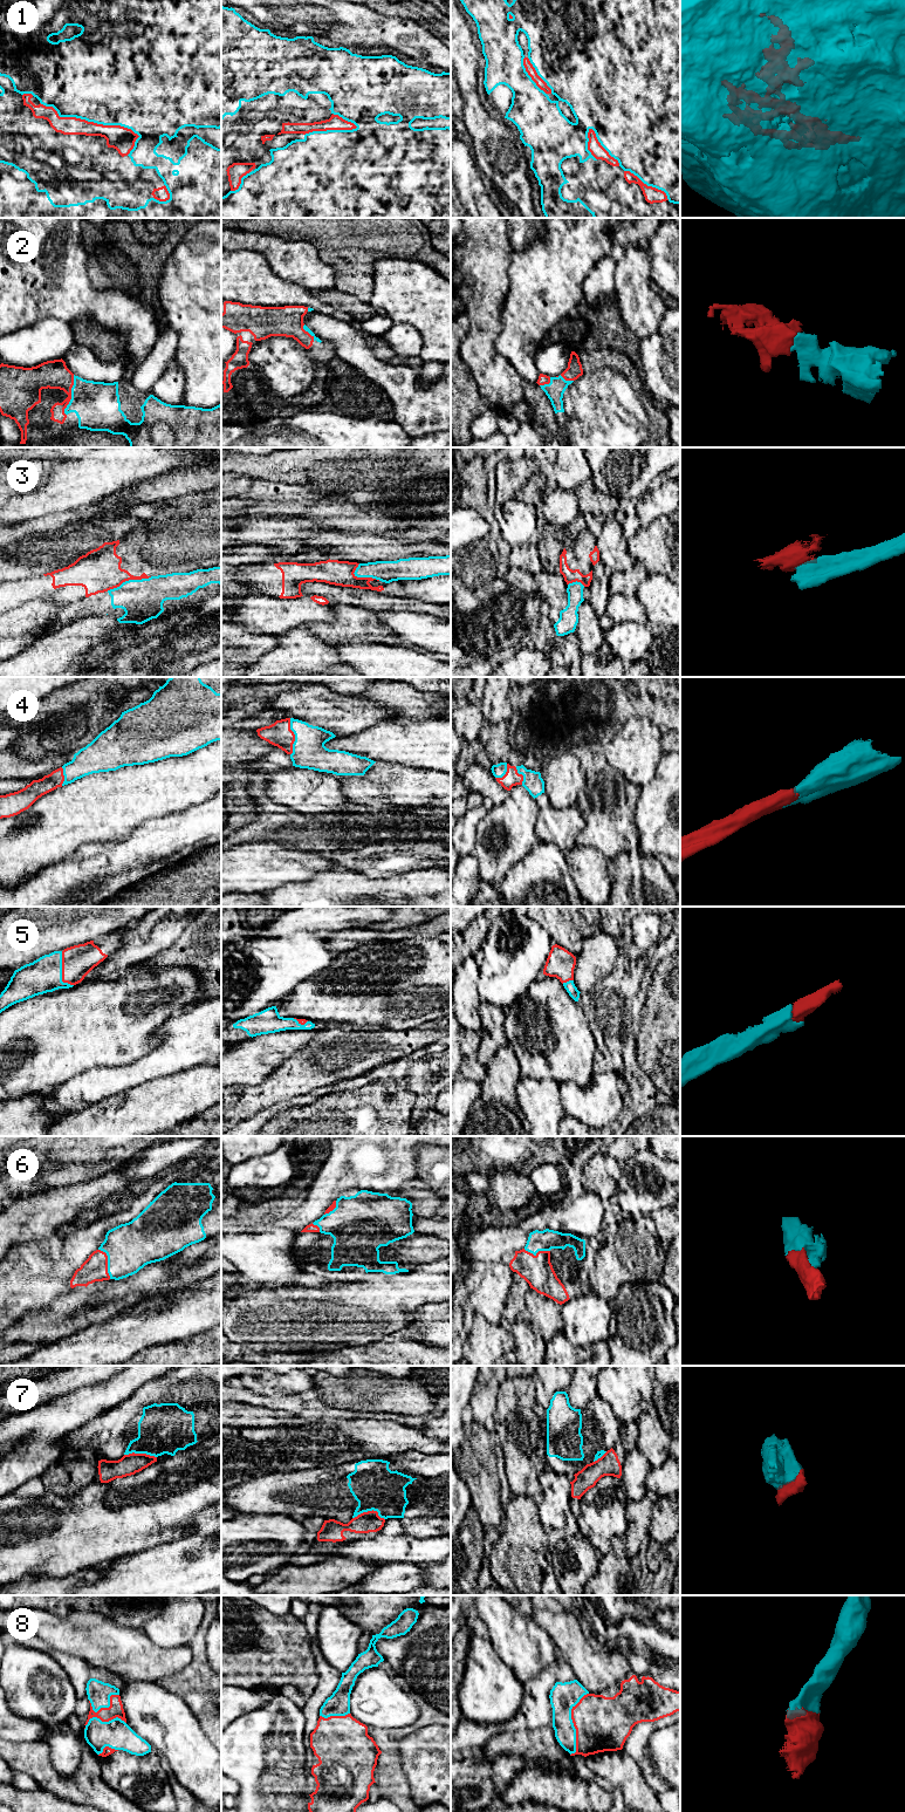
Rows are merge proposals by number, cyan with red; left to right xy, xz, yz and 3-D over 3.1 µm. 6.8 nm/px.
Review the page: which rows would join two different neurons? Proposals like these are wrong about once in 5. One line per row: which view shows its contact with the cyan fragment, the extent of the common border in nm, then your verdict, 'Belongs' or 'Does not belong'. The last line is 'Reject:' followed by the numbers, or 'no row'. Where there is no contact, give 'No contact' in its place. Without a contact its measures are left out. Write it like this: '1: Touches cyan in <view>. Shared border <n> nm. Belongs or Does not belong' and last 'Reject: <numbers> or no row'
1: Touches cyan in xy. Shared border 750 nm. Belongs
2: Touches cyan in xy. Shared border 280 nm. Belongs
3: Touches cyan in xy. Shared border 320 nm. Does not belong
4: Touches cyan in xz. Shared border 260 nm. Belongs
5: Touches cyan in xy. Shared border 260 nm. Belongs
6: Touches cyan in xy. Shared border 220 nm. Belongs
7: Touches cyan in xz. Shared border 220 nm. Does not belong
8: Touches cyan in yz. Shared border 440 nm. Belongs
Reject: 3, 7

